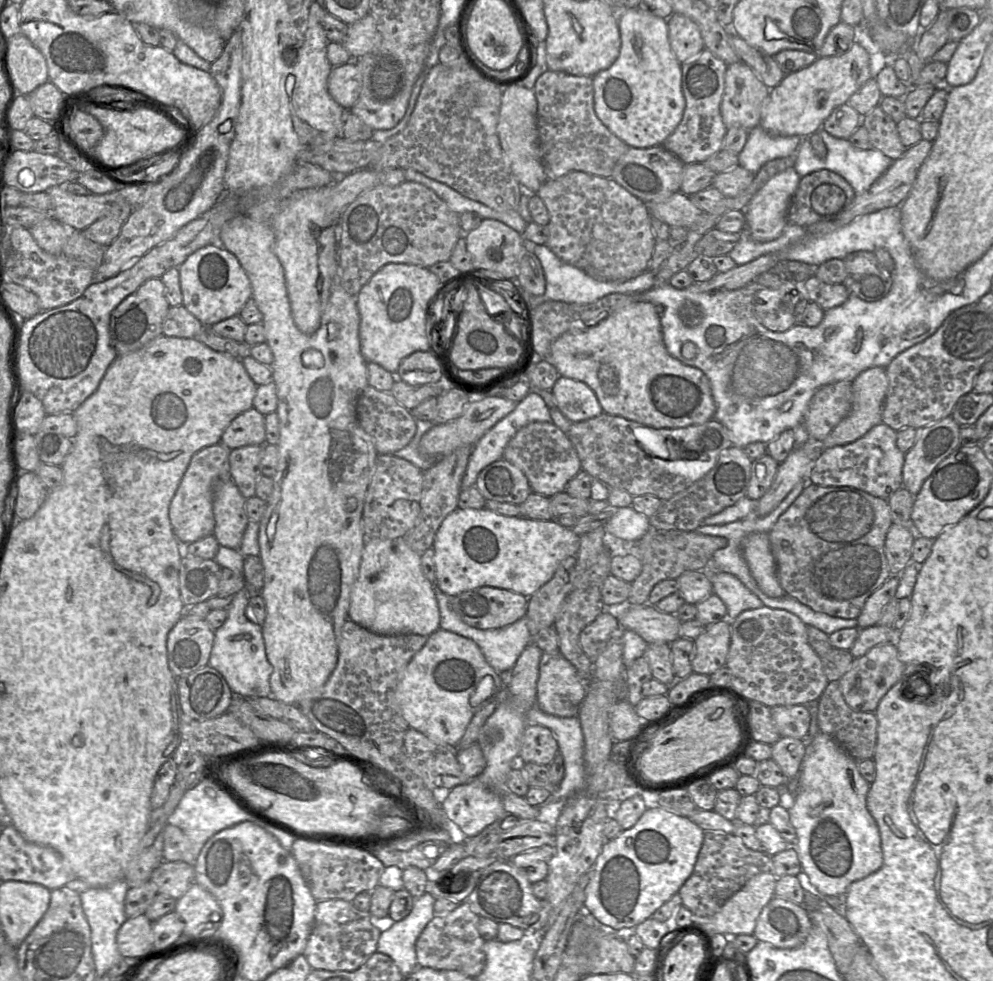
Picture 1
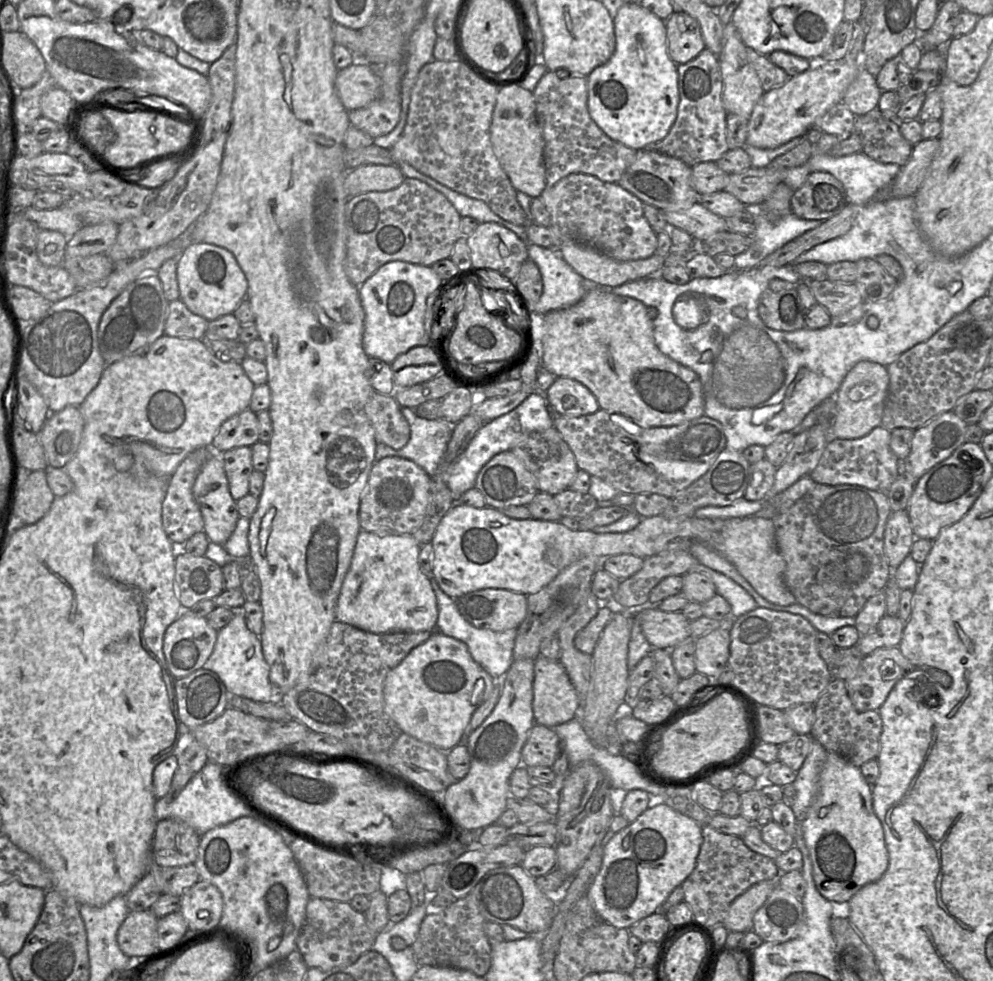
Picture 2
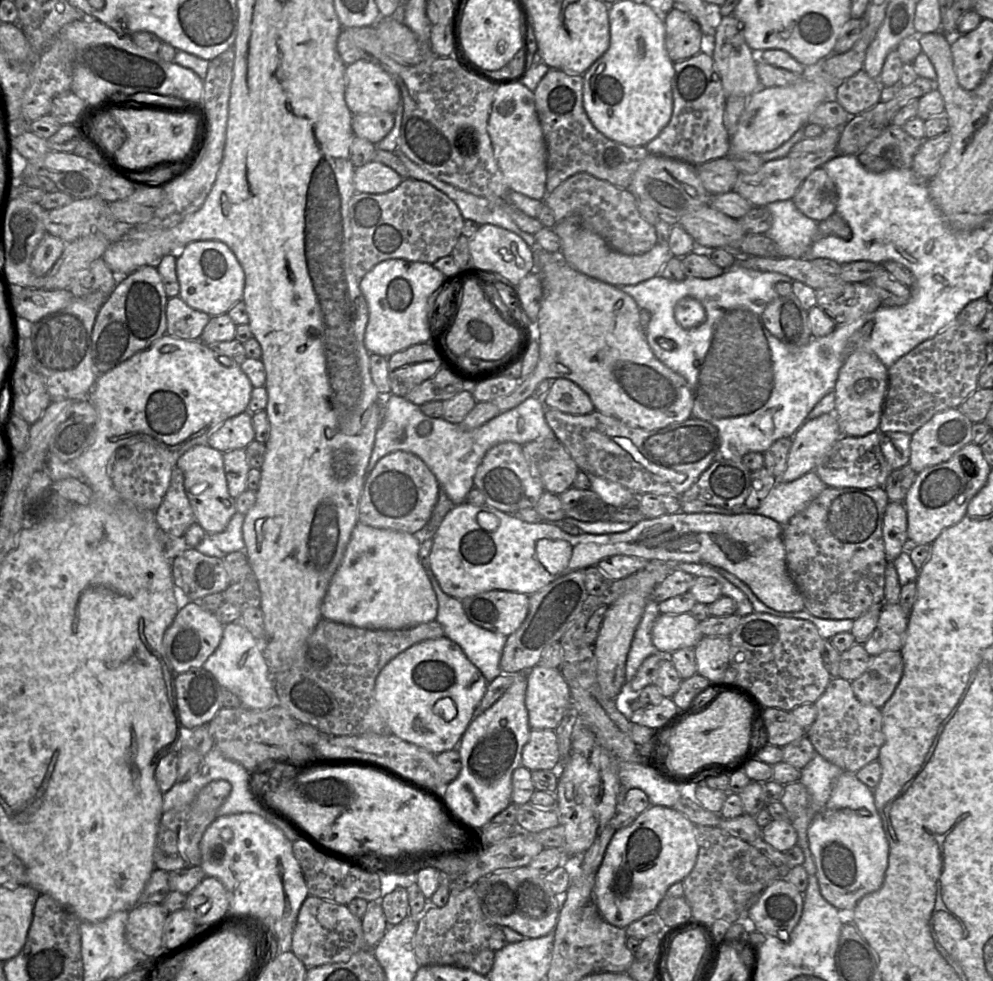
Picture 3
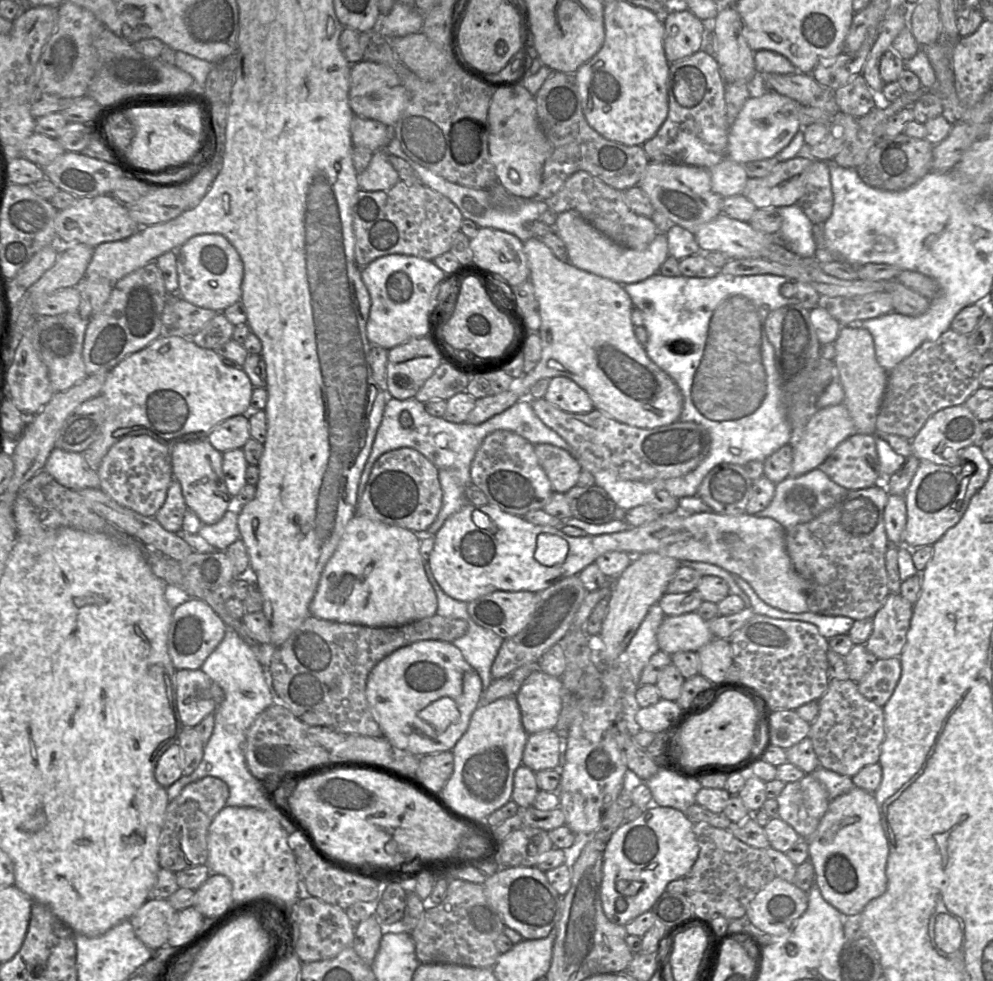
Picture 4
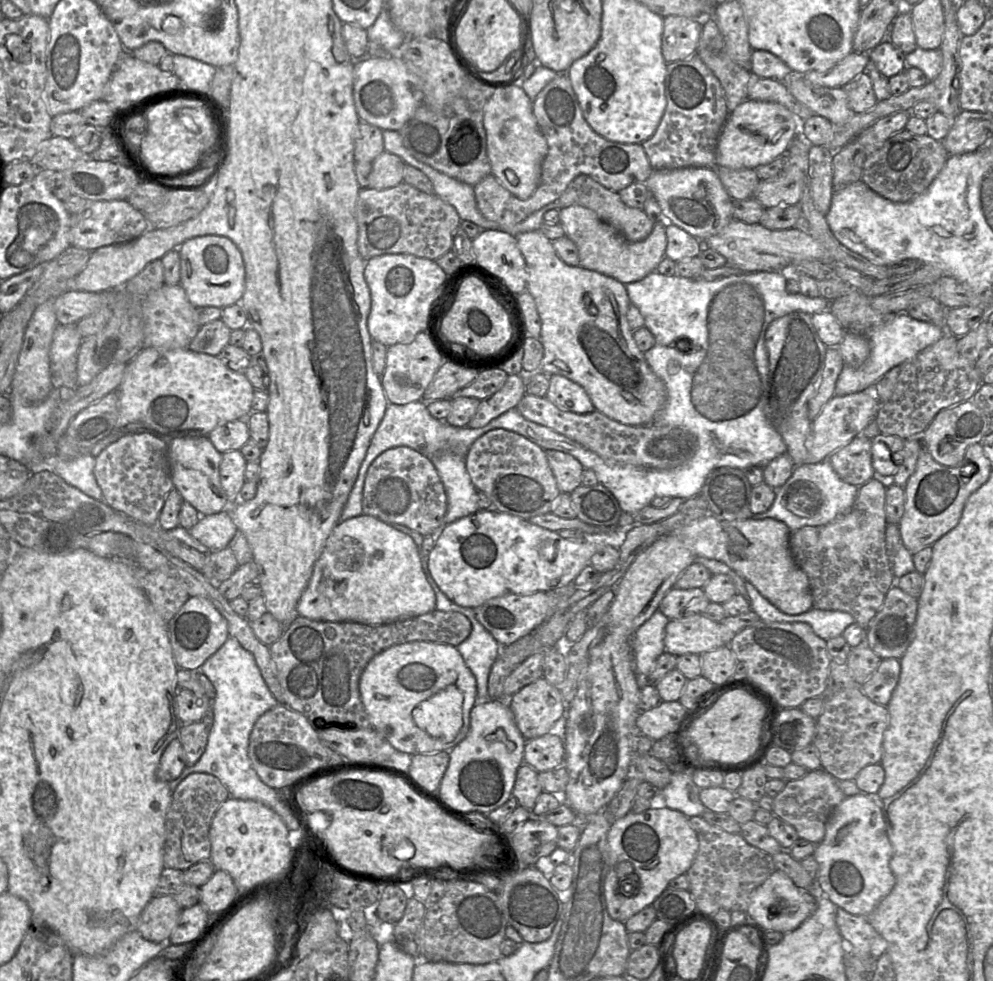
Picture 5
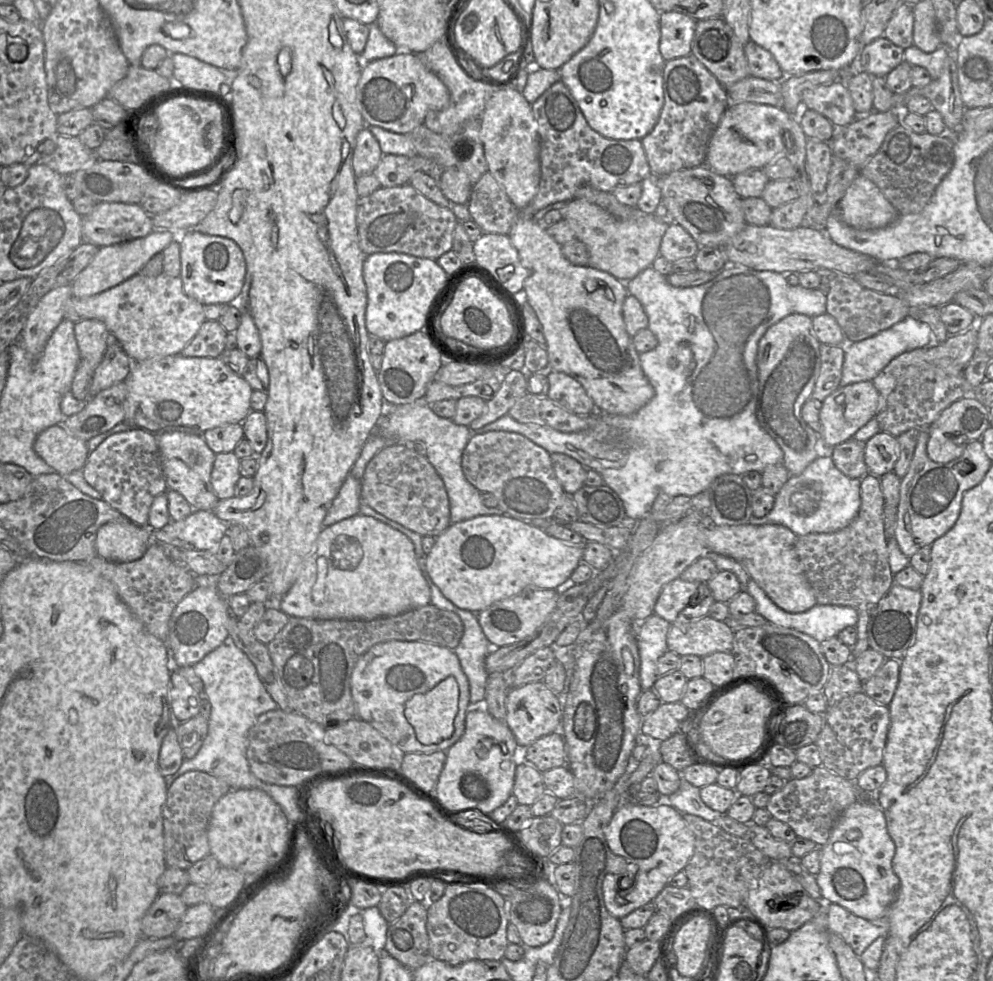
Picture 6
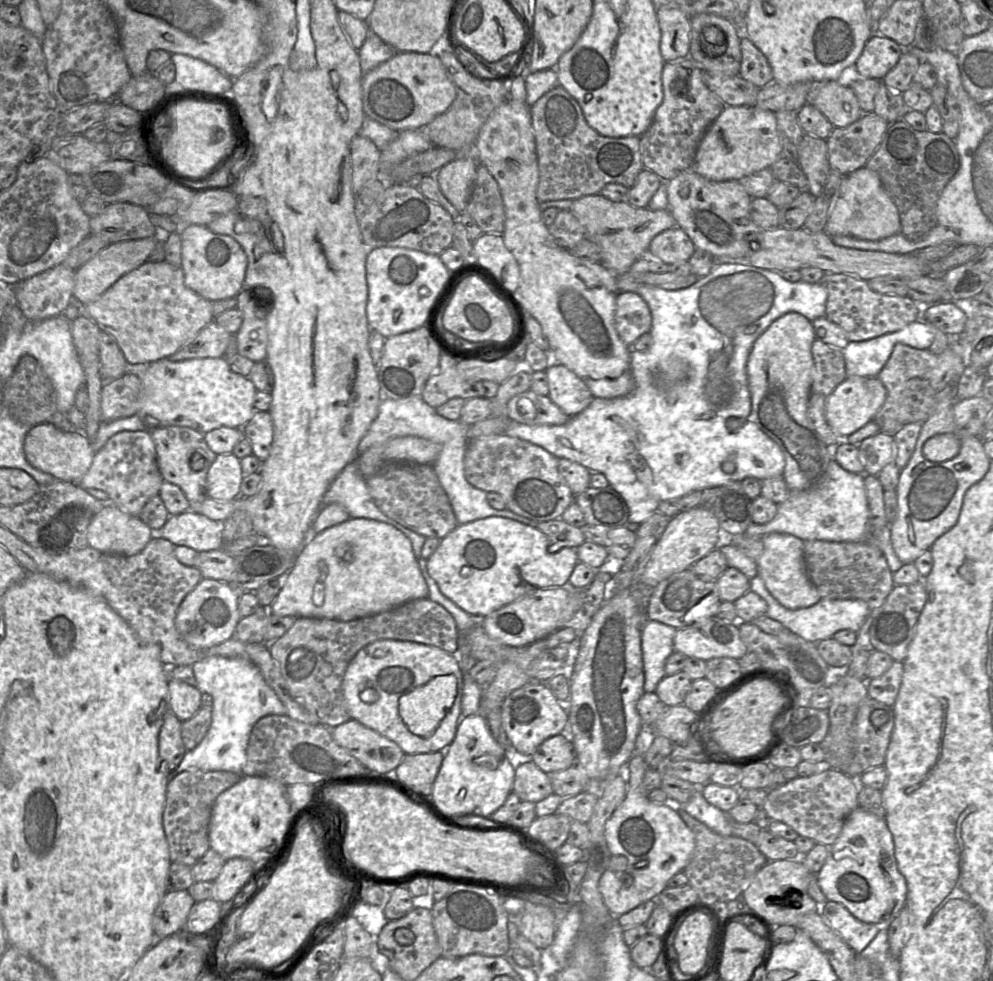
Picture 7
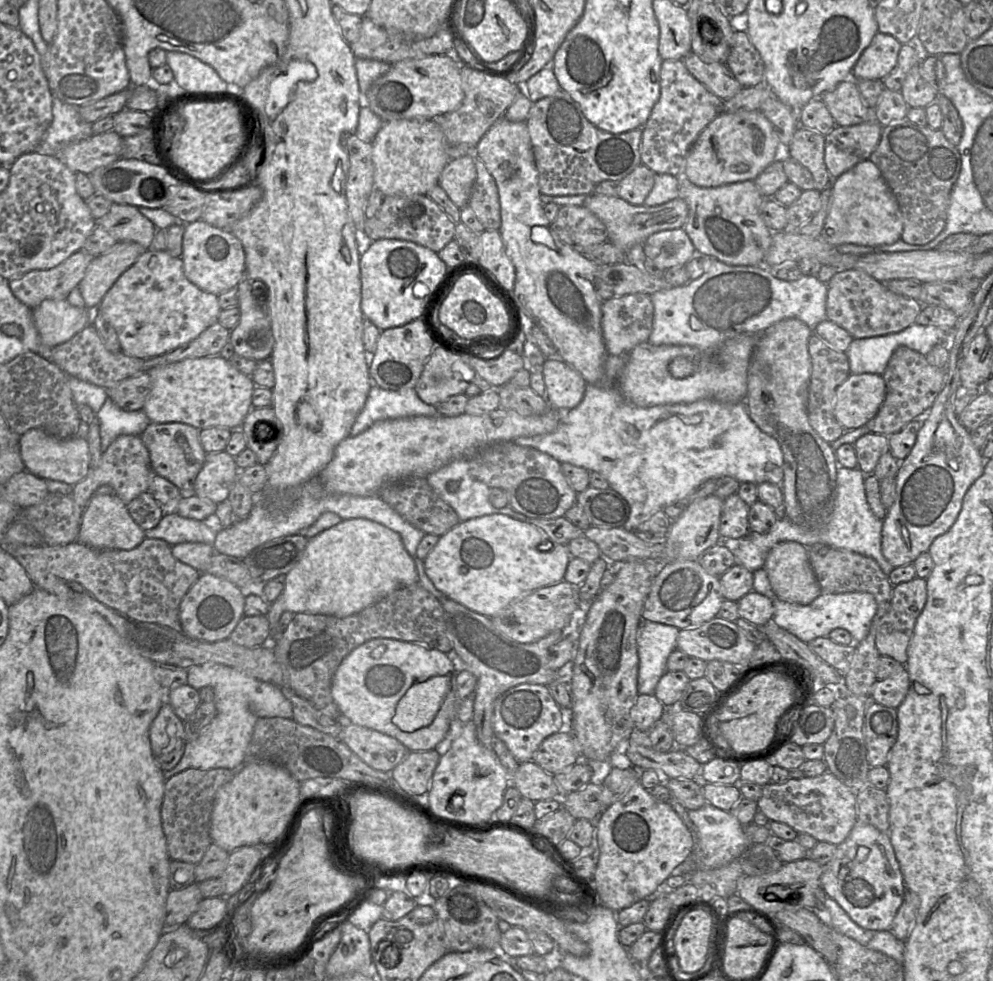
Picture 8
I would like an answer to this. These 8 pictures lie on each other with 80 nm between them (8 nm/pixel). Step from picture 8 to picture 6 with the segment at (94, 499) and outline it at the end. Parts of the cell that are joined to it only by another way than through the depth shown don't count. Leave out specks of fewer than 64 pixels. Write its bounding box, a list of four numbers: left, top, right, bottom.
[95,518,152,562]

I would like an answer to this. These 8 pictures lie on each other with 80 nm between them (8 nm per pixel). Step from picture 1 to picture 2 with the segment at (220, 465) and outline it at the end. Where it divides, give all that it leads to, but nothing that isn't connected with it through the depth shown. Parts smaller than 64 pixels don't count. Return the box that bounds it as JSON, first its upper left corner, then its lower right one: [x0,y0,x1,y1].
[162,447,214,546]

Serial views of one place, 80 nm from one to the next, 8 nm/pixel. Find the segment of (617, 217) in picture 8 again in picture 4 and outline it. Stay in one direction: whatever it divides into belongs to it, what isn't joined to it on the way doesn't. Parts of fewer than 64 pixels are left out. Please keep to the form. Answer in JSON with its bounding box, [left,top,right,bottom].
[551,210,669,283]

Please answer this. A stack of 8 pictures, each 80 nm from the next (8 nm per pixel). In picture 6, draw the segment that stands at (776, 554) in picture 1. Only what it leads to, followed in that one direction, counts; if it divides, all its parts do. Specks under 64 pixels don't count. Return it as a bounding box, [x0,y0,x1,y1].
[795,473,894,657]

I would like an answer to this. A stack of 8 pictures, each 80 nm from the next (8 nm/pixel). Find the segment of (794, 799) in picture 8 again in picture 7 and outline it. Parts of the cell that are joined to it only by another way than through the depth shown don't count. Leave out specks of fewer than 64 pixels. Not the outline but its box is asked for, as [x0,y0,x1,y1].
[762,764,859,845]

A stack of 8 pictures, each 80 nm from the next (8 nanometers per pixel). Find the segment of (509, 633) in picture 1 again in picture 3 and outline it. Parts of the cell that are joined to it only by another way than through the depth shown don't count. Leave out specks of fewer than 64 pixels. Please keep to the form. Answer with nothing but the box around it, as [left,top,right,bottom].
[426,568,507,683]

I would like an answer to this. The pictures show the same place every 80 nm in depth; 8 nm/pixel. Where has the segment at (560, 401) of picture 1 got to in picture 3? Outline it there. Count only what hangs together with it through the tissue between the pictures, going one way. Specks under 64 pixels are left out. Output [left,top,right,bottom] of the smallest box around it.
[542,378,595,415]

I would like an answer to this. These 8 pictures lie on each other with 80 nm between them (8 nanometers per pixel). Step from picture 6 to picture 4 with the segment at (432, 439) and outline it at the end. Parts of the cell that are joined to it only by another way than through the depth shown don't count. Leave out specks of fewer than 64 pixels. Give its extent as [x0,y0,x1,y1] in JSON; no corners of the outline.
[427,470,467,535]

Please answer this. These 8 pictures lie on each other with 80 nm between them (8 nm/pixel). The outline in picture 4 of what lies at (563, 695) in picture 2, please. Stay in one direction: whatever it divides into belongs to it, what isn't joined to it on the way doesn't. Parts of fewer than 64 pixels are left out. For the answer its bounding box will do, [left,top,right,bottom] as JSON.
[517,670,562,735]

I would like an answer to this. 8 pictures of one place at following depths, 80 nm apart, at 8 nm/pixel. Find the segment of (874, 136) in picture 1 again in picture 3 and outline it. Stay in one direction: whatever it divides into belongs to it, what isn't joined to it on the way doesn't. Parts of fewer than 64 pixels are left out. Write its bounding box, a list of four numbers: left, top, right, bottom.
[858,123,923,173]

